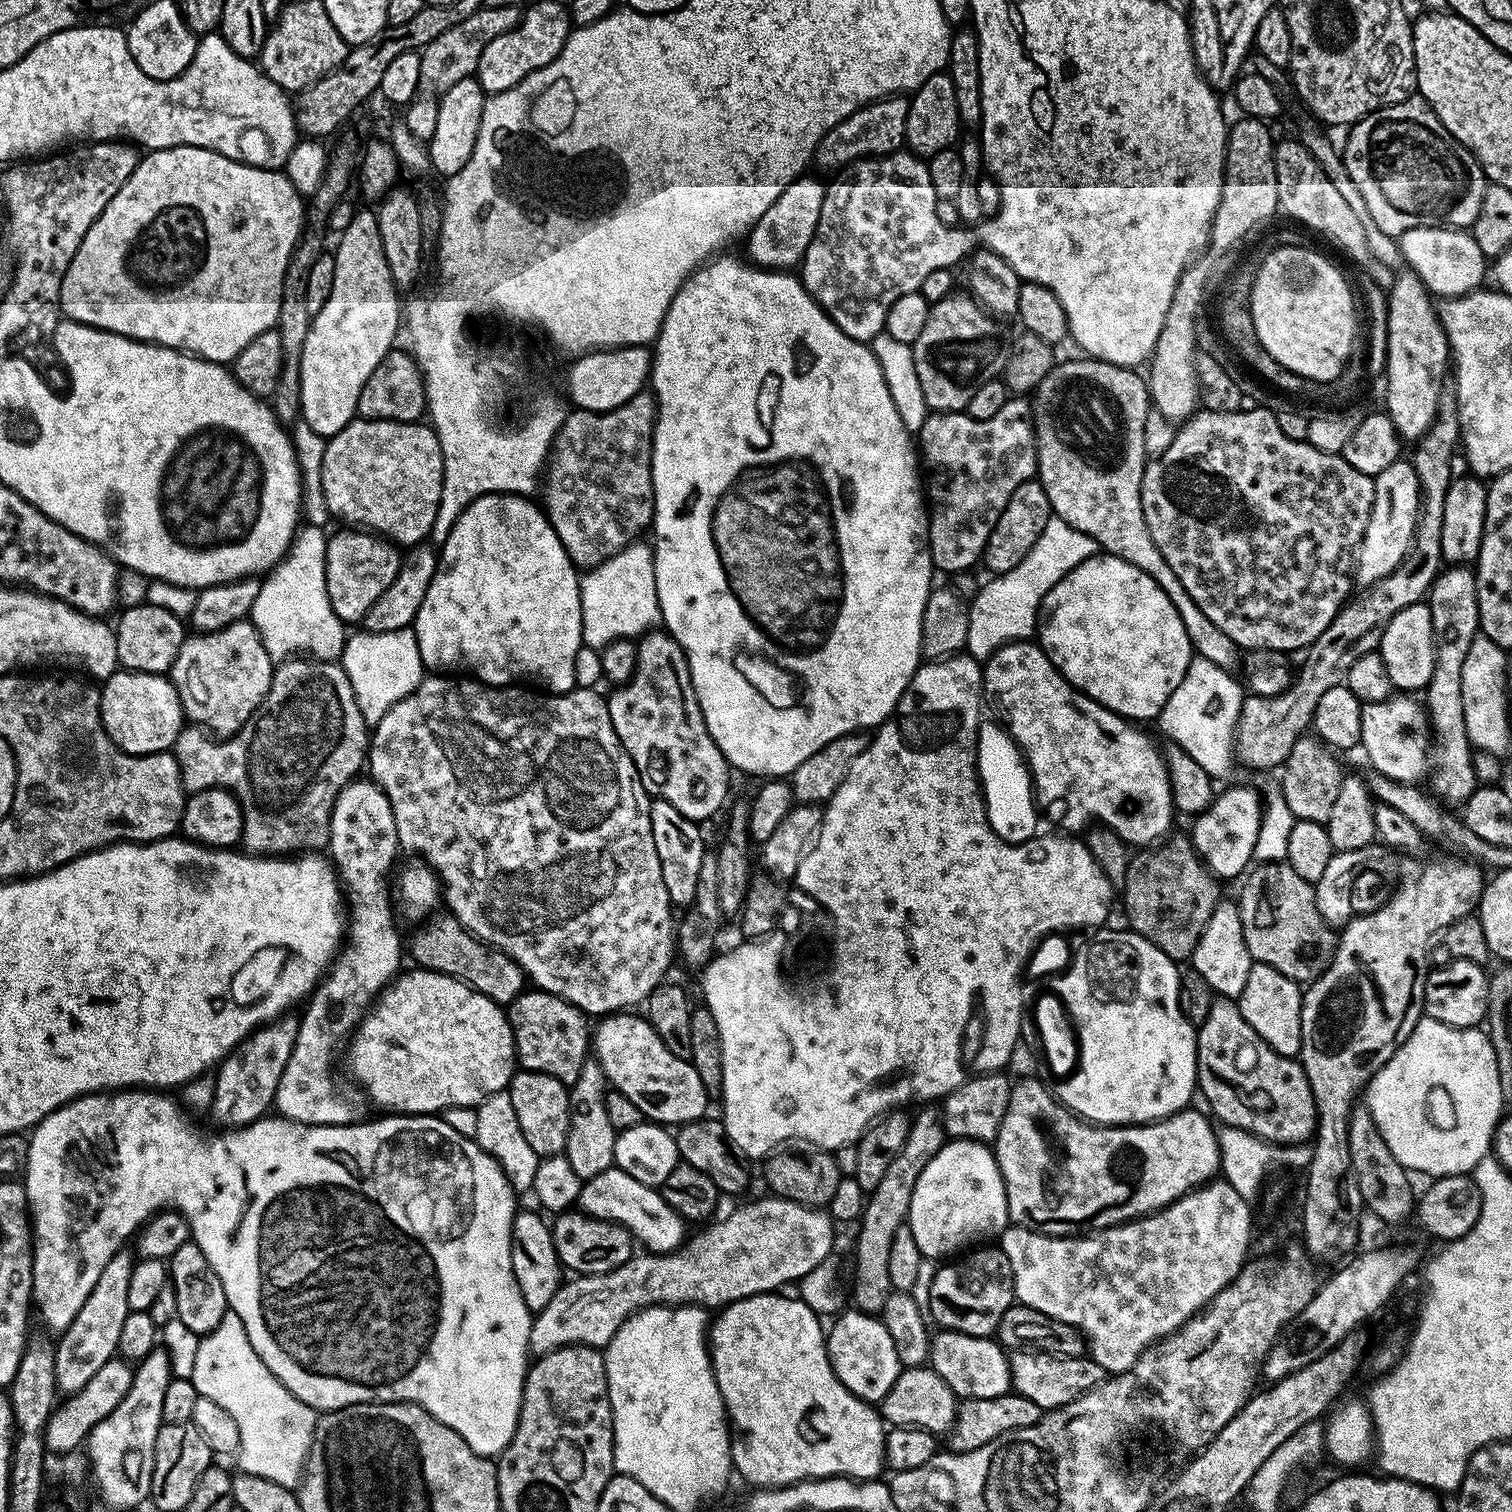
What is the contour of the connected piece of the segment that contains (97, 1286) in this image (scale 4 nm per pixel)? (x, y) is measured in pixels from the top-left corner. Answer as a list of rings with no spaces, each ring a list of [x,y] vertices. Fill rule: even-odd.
[[[121,1250],[106,1262],[98,1282],[94,1282],[94,1290],[90,1290],[90,1298],[82,1302],[82,1310],[74,1314],[74,1322],[59,1333],[54,1347],[54,1378],[56,1387],[61,1393],[79,1394],[82,1386],[106,1366],[106,1362],[117,1355],[118,1337],[122,1334],[122,1325],[128,1317],[128,1290],[130,1290],[130,1274],[134,1256],[131,1251]],[[129,1252],[129,1253],[128,1253]],[[60,1340],[60,1341],[59,1341]]]

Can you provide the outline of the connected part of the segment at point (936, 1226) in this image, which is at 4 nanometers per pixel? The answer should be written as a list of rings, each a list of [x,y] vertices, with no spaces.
[[[977,1140],[945,1142],[942,1150],[930,1158],[926,1170],[922,1170],[918,1186],[914,1186],[906,1222],[914,1234],[914,1242],[918,1242],[918,1250],[937,1262],[956,1254],[951,1252],[959,1248],[968,1250],[995,1241],[1010,1224],[1006,1190],[995,1151]]]

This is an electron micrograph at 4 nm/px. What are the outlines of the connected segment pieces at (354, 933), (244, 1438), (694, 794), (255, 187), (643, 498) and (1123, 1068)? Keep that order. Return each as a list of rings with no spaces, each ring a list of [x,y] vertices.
[[[353,778],[338,794],[332,807],[328,831],[327,851],[346,893],[346,939],[306,1001],[308,1009],[305,1010],[304,1017],[299,1017],[296,1026],[298,1038],[294,1038],[294,1050],[290,1050],[290,1059],[286,1061],[286,1070],[282,1070],[282,1078],[278,1081],[276,1091],[275,1111],[288,1120],[303,1124],[355,1124],[365,1119],[365,1101],[361,1093],[351,1083],[343,1084],[336,1077],[336,1055],[339,1052],[341,1055],[342,1049],[349,1043],[352,1033],[356,1031],[376,997],[400,975],[400,959],[406,956],[402,940],[400,944],[400,932],[392,925],[392,900],[388,897],[388,875],[392,872],[396,852],[401,851],[394,810],[390,806],[390,798],[386,798],[375,780],[360,779]]]
[[[230,1310],[216,1323],[216,1329],[199,1337],[196,1353],[192,1356],[192,1373],[190,1379],[196,1387],[197,1396],[210,1398],[210,1402],[218,1402],[234,1418],[238,1425],[238,1438],[240,1446],[234,1453],[234,1459],[240,1463],[239,1471],[245,1476],[257,1476],[258,1478],[273,1480],[278,1484],[292,1486],[300,1479],[300,1473],[304,1469],[304,1460],[308,1457],[312,1435],[316,1429],[318,1413],[316,1409],[306,1406],[258,1358],[254,1346],[250,1346],[246,1330],[242,1326],[242,1320],[238,1314]]]
[[[666,630],[645,632],[636,644],[636,669],[632,679],[613,692],[616,693],[607,697],[610,722],[614,722],[614,730],[626,754],[630,754],[634,766],[639,770],[640,781],[649,797],[670,802],[678,814],[686,814],[686,818],[691,820],[705,822],[710,819],[728,796],[730,765],[706,730],[682,646],[678,646],[678,642]]]
[[[178,146],[177,148],[157,148],[149,151],[148,156],[137,163],[134,174],[130,174],[130,178],[118,190],[118,194],[114,194],[110,198],[110,202],[106,206],[106,210],[102,210],[102,214],[90,226],[90,230],[86,230],[86,238],[82,238],[82,242],[78,246],[78,250],[74,254],[74,258],[70,262],[70,266],[64,272],[62,278],[62,290],[60,291],[60,311],[69,320],[76,320],[79,324],[88,324],[92,328],[100,328],[104,332],[117,332],[120,336],[129,336],[132,340],[142,340],[149,344],[161,344],[163,348],[175,348],[179,351],[198,356],[202,360],[213,360],[215,364],[225,366],[231,365],[238,354],[242,354],[242,350],[246,350],[246,346],[250,346],[250,342],[254,342],[254,338],[258,338],[258,334],[263,332],[271,332],[275,329],[276,319],[278,318],[278,306],[282,302],[282,278],[286,274],[286,266],[292,260],[292,251],[296,248],[296,243],[300,241],[300,233],[306,227],[306,200],[305,197],[288,181],[287,175],[283,171],[273,170],[270,168],[255,168],[249,164],[243,164],[237,160],[226,158],[220,152],[215,152],[209,148],[195,148],[194,146]]]
[[[645,390],[630,398],[622,406],[609,412],[586,412],[572,410],[565,415],[562,426],[552,443],[552,451],[548,454],[546,471],[542,476],[542,493],[544,492],[544,508],[546,519],[552,523],[552,529],[558,534],[562,546],[567,550],[573,564],[577,566],[595,566],[604,560],[609,560],[618,554],[628,544],[639,541],[644,531],[652,528],[652,515],[654,514],[654,494],[652,493],[652,431],[656,425],[656,402],[651,391]]]
[[[1123,930],[1124,932],[1095,933],[1093,940],[1088,940],[1080,950],[1071,957],[1067,968],[1059,974],[1051,977],[1050,988],[1056,994],[1063,994],[1064,1000],[1068,1000],[1066,1010],[1071,1010],[1072,1020],[1080,1024],[1080,1040],[1084,1040],[1084,1068],[1080,1068],[1080,1076],[1076,1080],[1068,1080],[1068,1084],[1060,1084],[1060,1103],[1077,1116],[1093,1123],[1105,1126],[1118,1124],[1151,1124],[1154,1120],[1166,1120],[1169,1116],[1185,1111],[1192,1100],[1192,1092],[1197,1091],[1196,1082],[1196,1034],[1197,1029],[1182,1014],[1180,1009],[1180,974],[1181,969],[1177,961],[1170,959],[1158,946],[1154,946],[1146,938],[1142,938],[1137,932]]]

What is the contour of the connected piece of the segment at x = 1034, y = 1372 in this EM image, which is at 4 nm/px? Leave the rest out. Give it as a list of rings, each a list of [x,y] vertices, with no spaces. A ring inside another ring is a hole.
[[[1012,1352],[1009,1355],[1013,1391],[1030,1398],[1043,1411],[1052,1411],[1068,1405],[1080,1395],[1093,1390],[1107,1379],[1105,1368],[1091,1357],[1063,1357],[1047,1355],[1045,1352]]]

